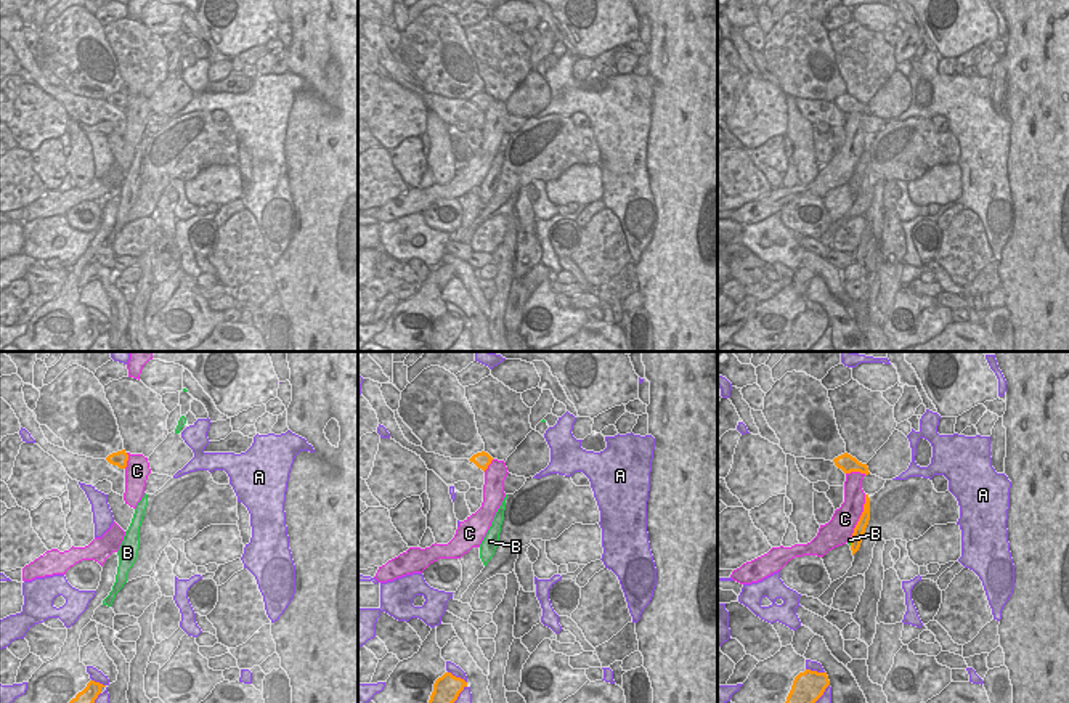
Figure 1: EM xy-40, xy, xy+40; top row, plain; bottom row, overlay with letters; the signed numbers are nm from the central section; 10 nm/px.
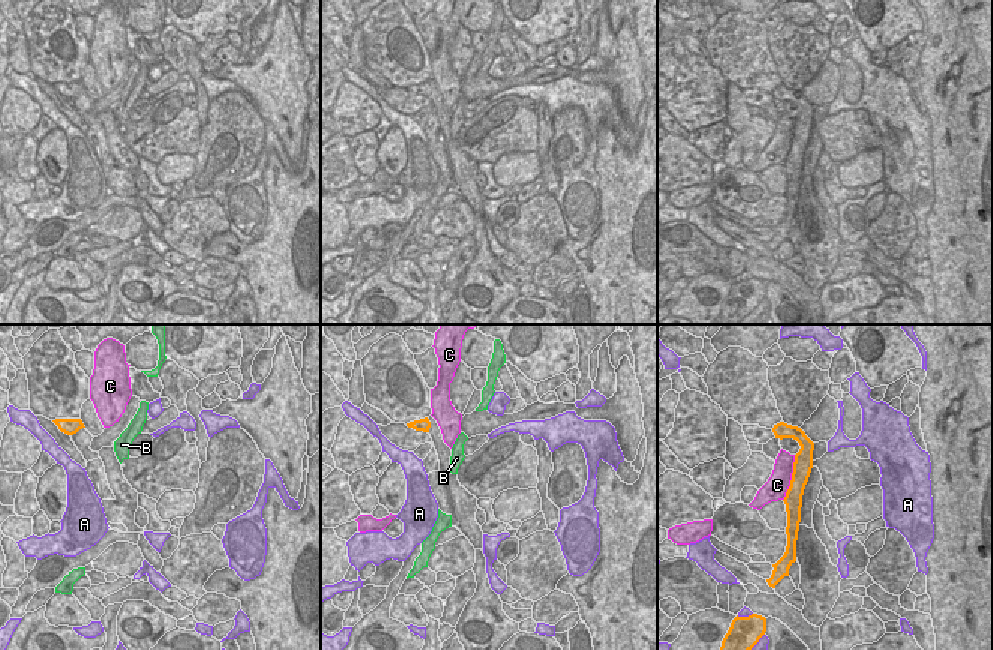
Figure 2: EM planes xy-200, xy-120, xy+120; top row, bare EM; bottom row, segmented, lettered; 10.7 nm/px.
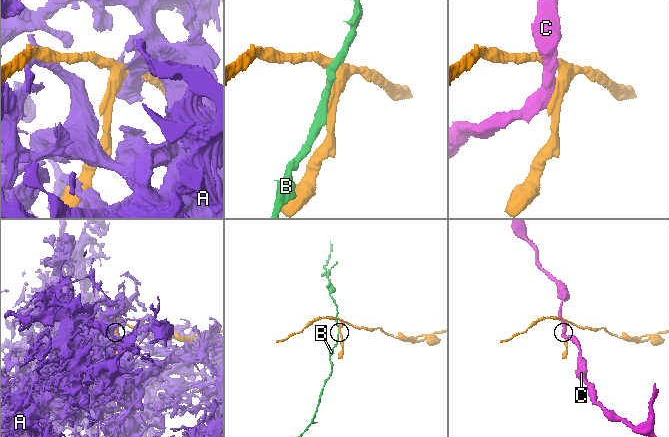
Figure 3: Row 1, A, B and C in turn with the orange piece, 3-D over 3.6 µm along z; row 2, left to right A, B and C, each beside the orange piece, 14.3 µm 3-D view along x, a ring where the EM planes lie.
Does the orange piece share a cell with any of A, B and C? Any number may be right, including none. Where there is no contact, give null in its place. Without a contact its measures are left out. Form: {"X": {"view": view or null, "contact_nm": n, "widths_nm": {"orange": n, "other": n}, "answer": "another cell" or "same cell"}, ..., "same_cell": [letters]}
{"A": {"view": "xy", "contact_nm": 220, "widths_nm": {"orange": 280, "other": 100}, "answer": "another cell"}, "B": {"view": "xy+40", "contact_nm": 70, "widths_nm": {"orange": 120, "other": 30}, "answer": "another cell"}, "C": {"view": "xy+40", "contact_nm": 480, "widths_nm": {"orange": 120, "other": 280}, "answer": "another cell"}, "same_cell": []}

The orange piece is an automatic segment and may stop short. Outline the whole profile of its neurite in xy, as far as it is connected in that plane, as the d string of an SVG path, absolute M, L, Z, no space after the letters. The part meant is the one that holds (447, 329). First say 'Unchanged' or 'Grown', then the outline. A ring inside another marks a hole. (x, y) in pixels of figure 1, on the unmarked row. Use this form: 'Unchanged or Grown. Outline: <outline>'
Unchanged. Outline: M445 313L433 324L433 332L427 347L432 352L446 352L459 337L459 334L467 327L467 323L461 318Z

